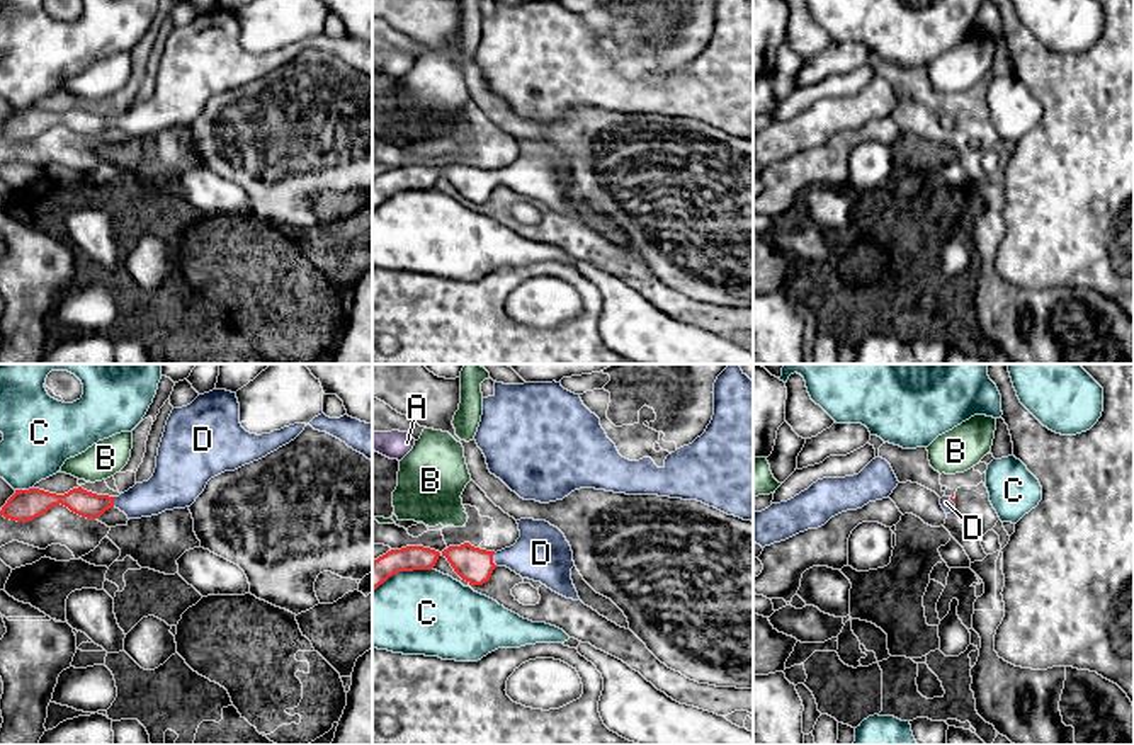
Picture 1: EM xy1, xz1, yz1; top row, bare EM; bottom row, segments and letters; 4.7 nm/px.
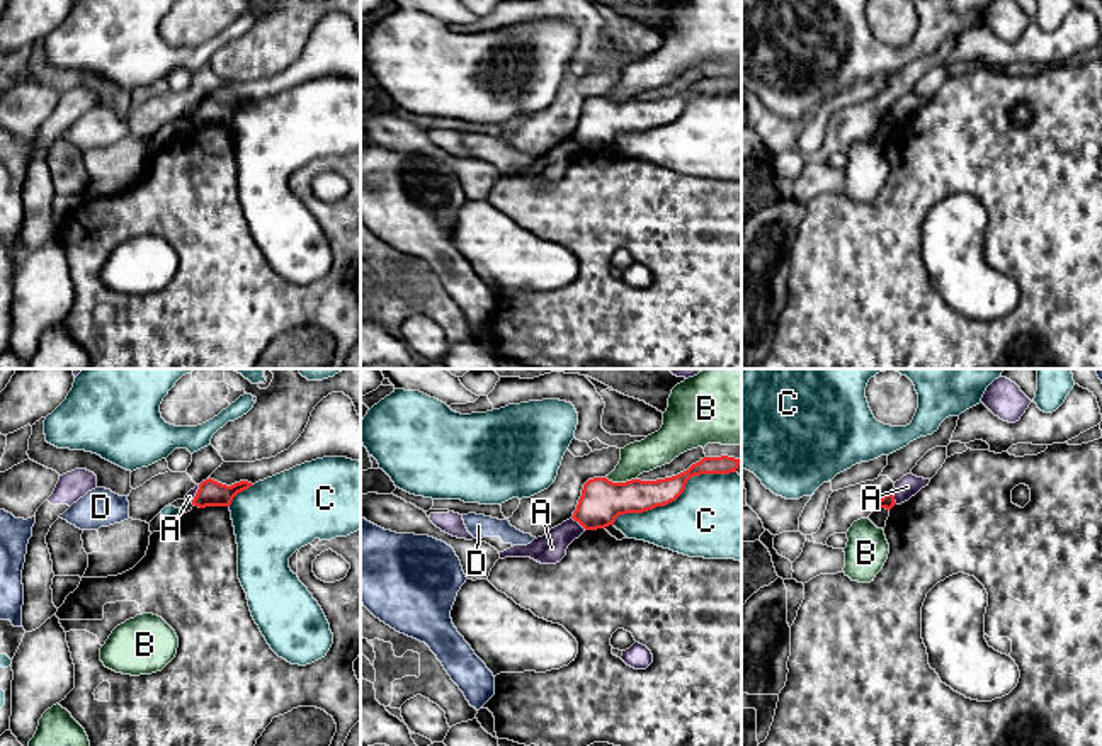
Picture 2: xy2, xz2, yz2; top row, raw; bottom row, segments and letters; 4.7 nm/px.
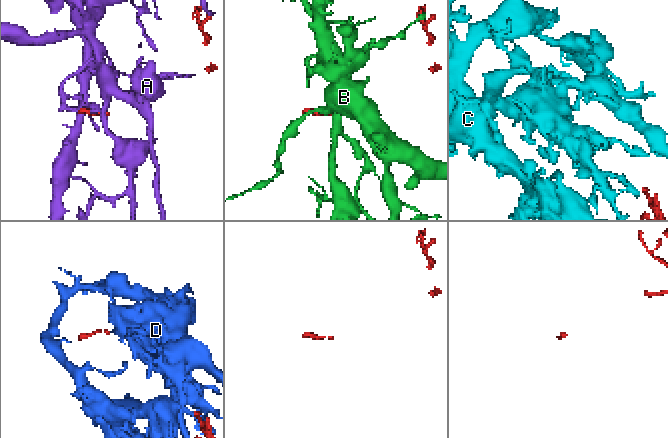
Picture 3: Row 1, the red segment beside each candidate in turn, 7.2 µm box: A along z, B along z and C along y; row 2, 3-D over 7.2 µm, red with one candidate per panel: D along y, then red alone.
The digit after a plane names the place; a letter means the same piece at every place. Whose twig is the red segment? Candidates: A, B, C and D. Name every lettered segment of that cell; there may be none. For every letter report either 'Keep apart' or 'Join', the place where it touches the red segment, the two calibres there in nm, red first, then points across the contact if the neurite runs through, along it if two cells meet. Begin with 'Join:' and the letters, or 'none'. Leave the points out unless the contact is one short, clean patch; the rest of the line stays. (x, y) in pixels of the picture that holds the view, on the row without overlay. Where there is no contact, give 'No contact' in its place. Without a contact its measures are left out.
Join: C
A: Keep apart. Touches red at xz2 (579, 141). Thickness 200 nm (red) against 140 nm. Boundary: xz2 (572, 136), (585, 148)
B: Keep apart. Touches red at xz2 (621, 102). Thickness 200 nm (red) against 160 nm
C: Join. Touches red at xz2 (675, 118). Thickness 160 nm (red) against 400 nm
D: Keep apart. Touches red at xz1 (492, 179). Thickness 170 nm (red) against 260 nm

